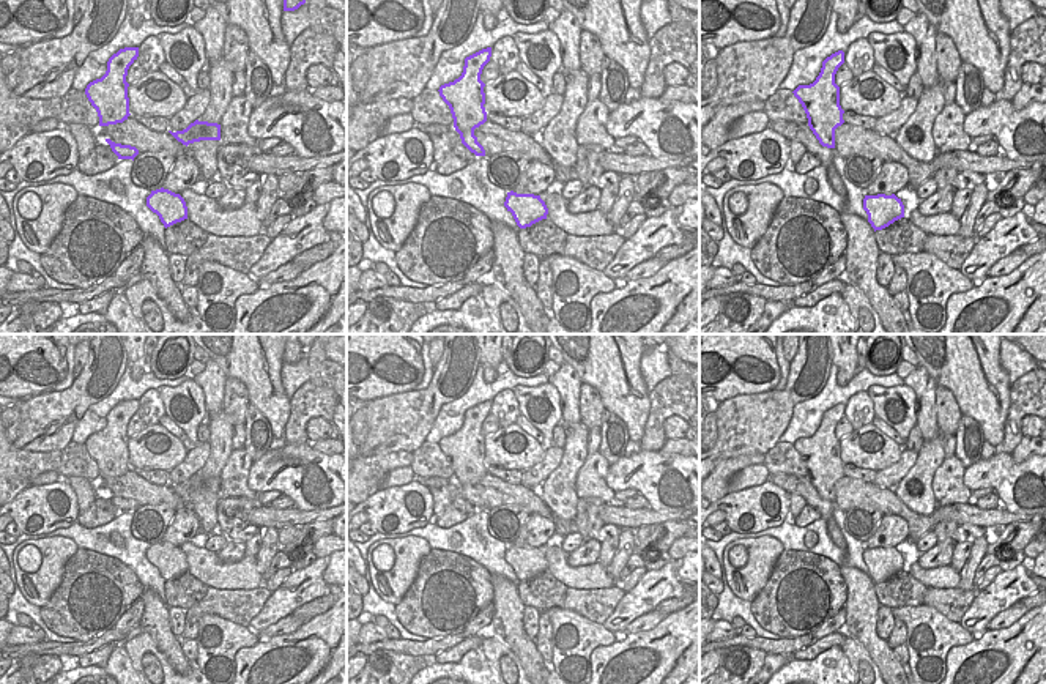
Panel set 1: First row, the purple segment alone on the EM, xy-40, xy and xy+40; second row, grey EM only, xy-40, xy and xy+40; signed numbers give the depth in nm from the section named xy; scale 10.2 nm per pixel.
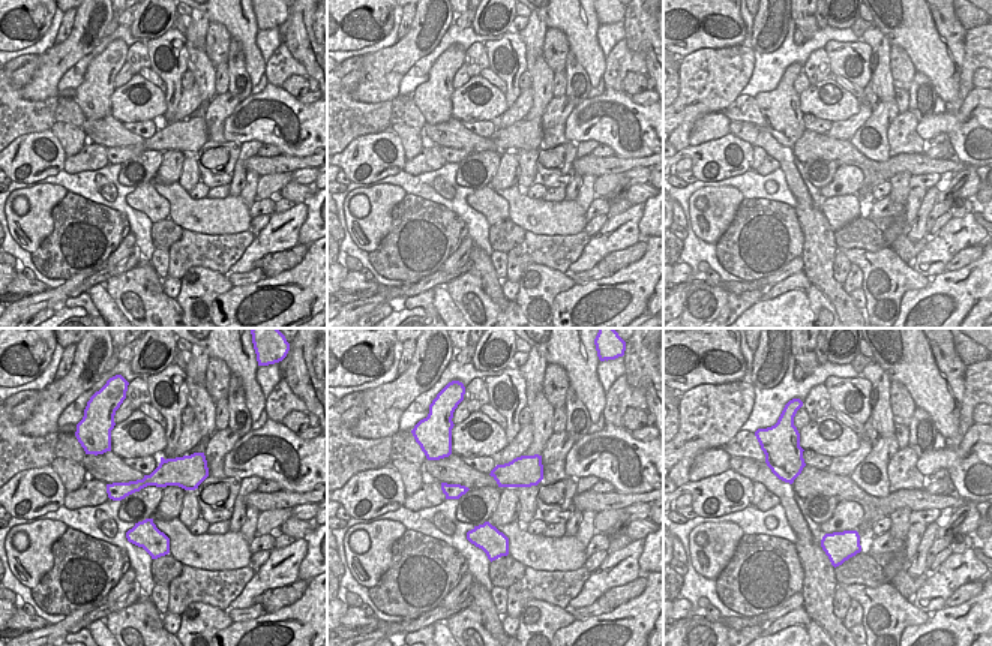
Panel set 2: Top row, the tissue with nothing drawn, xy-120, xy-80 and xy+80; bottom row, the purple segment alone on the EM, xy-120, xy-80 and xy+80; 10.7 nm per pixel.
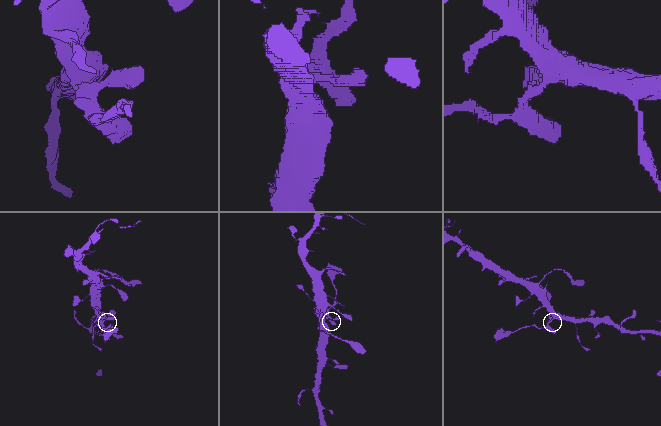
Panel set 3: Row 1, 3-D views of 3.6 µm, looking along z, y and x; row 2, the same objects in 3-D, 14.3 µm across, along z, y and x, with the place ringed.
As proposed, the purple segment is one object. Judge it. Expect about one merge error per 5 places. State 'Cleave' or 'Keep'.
Cleave

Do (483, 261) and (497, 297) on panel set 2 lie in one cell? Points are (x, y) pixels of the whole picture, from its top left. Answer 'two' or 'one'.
one

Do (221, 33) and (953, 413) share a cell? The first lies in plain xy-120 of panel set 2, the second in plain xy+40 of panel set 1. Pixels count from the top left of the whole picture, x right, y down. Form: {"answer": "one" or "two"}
{"answer": "one"}

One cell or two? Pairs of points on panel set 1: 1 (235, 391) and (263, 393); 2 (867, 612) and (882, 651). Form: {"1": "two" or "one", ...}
{"1": "two", "2": "one"}

